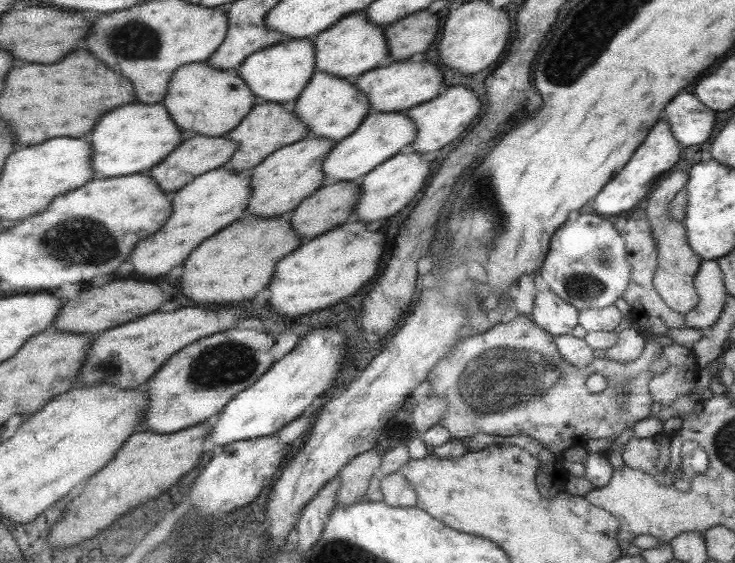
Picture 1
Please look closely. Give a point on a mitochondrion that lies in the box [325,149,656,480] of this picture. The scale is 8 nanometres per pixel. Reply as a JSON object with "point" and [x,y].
{"point":[497,381]}

